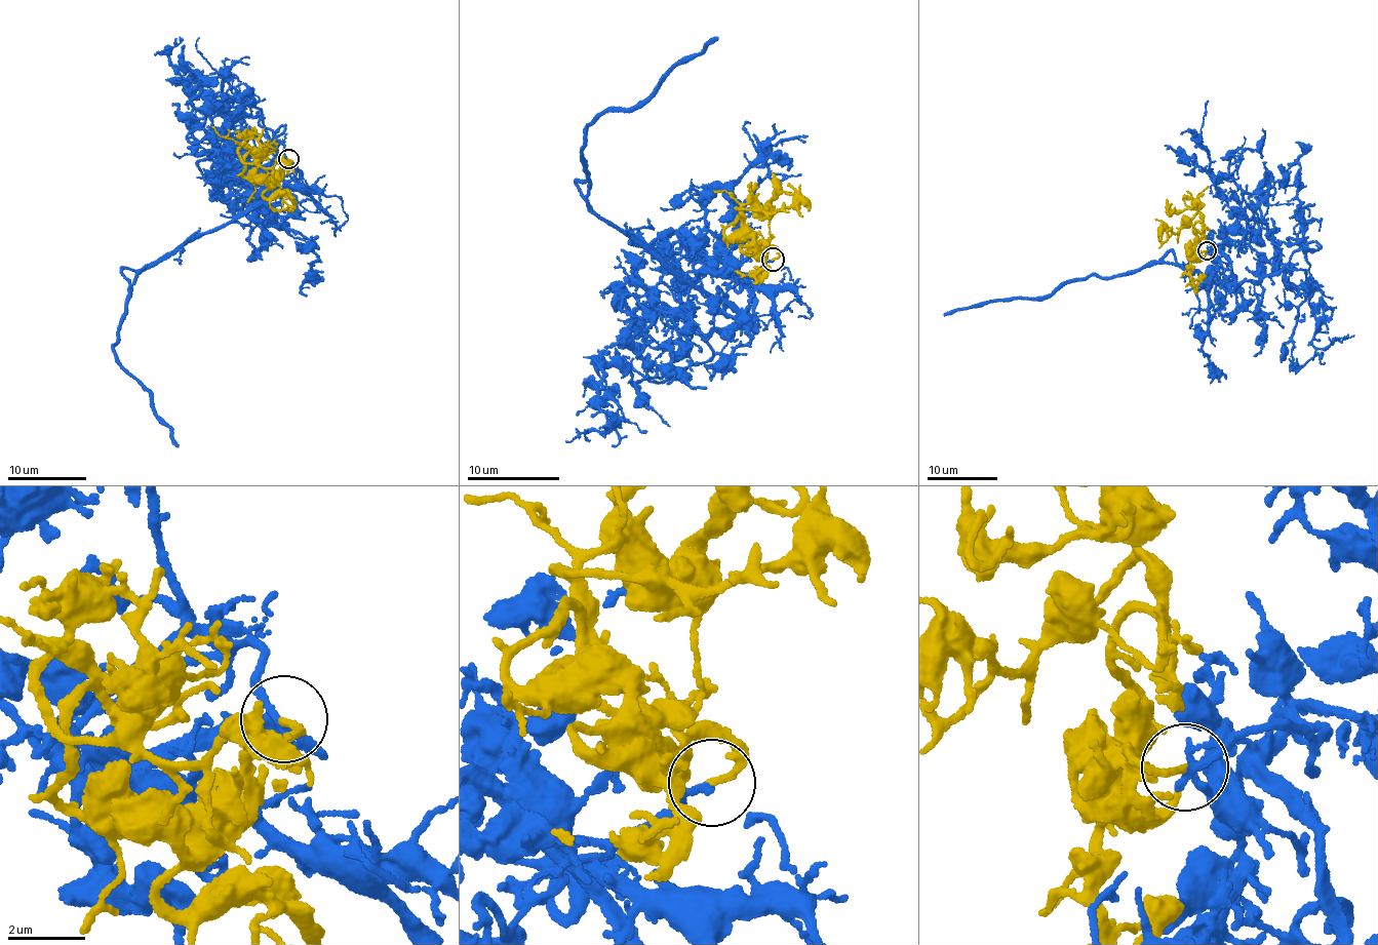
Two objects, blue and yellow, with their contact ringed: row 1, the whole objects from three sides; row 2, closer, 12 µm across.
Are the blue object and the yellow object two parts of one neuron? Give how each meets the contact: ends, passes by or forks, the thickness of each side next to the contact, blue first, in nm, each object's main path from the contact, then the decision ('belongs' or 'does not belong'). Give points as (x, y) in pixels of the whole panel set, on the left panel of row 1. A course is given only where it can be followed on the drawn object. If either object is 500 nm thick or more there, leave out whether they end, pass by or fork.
blue ends; yellow ends; calibres 200 and 160 nm; course blue (287, 159), (277, 147), (275, 157), (298, 179), (141, 271), (129, 288), (112, 349), (178, 446); course yellow (287, 159), (263, 178), (251, 154), (241, 156), (293, 172); belongs

